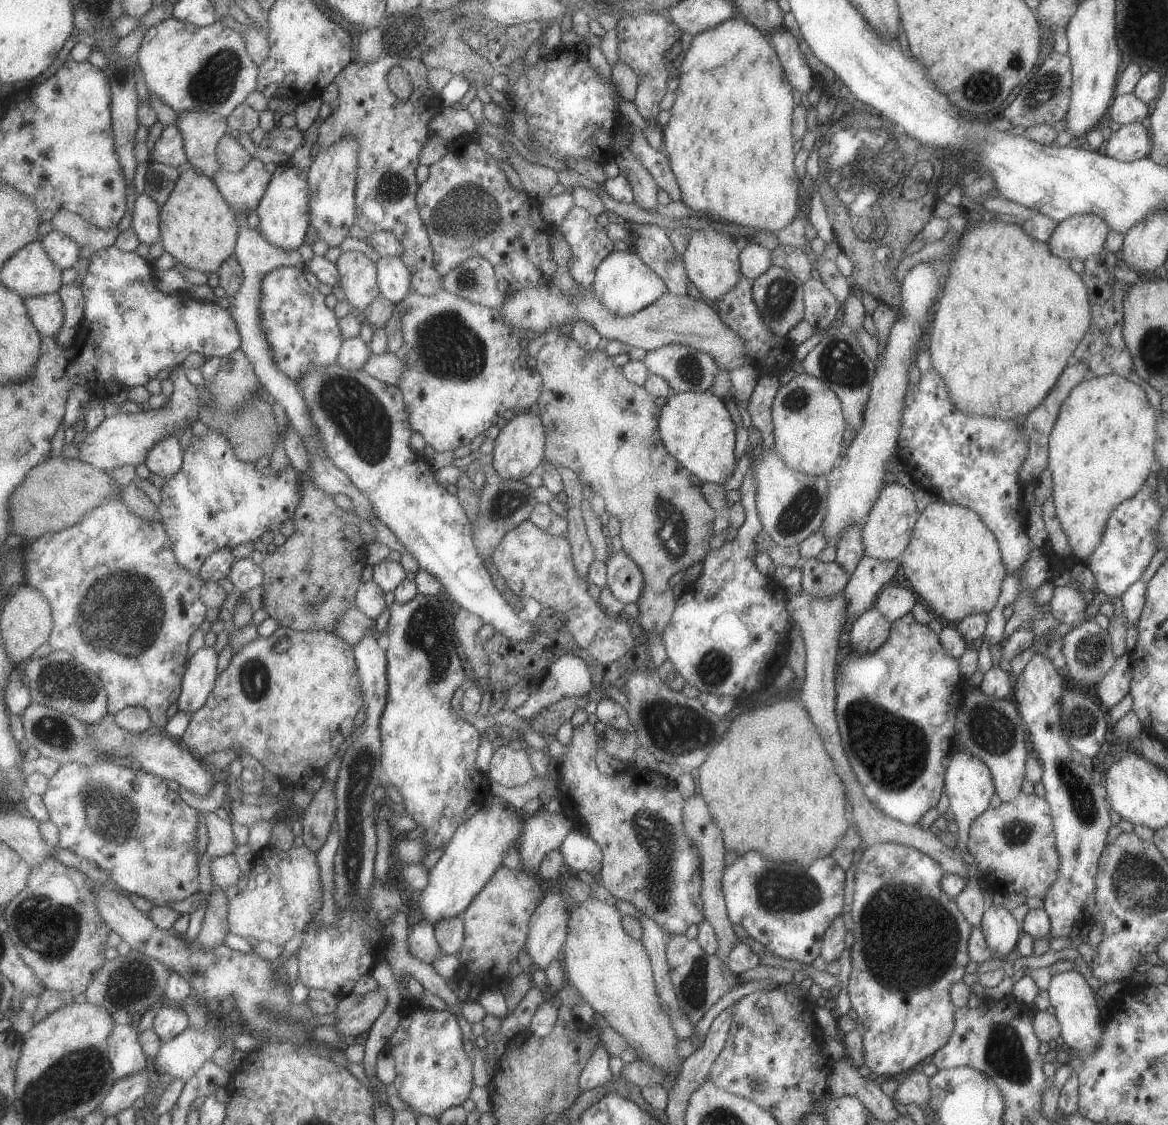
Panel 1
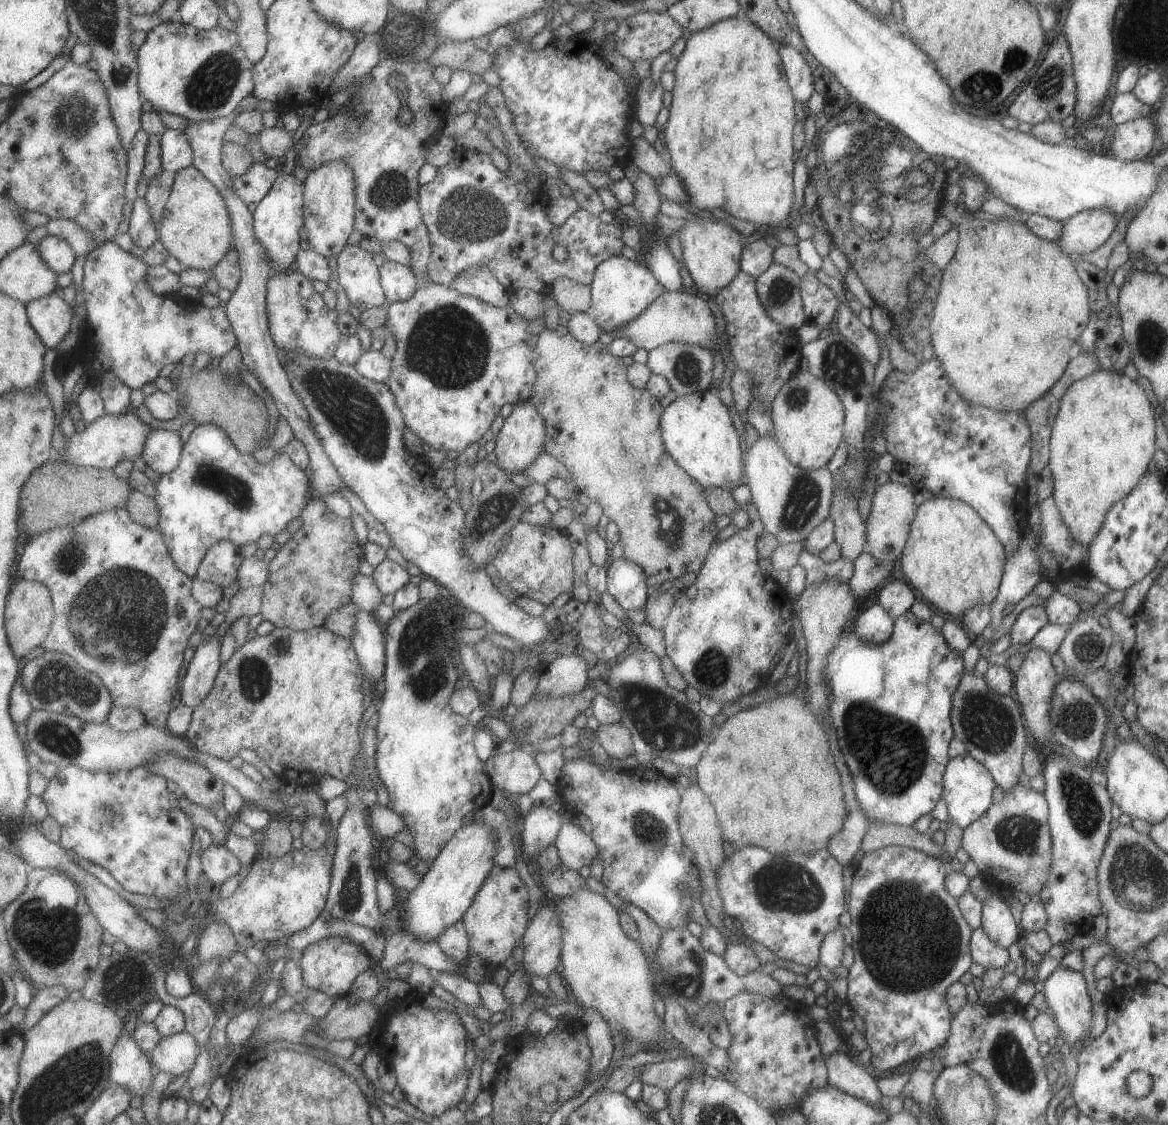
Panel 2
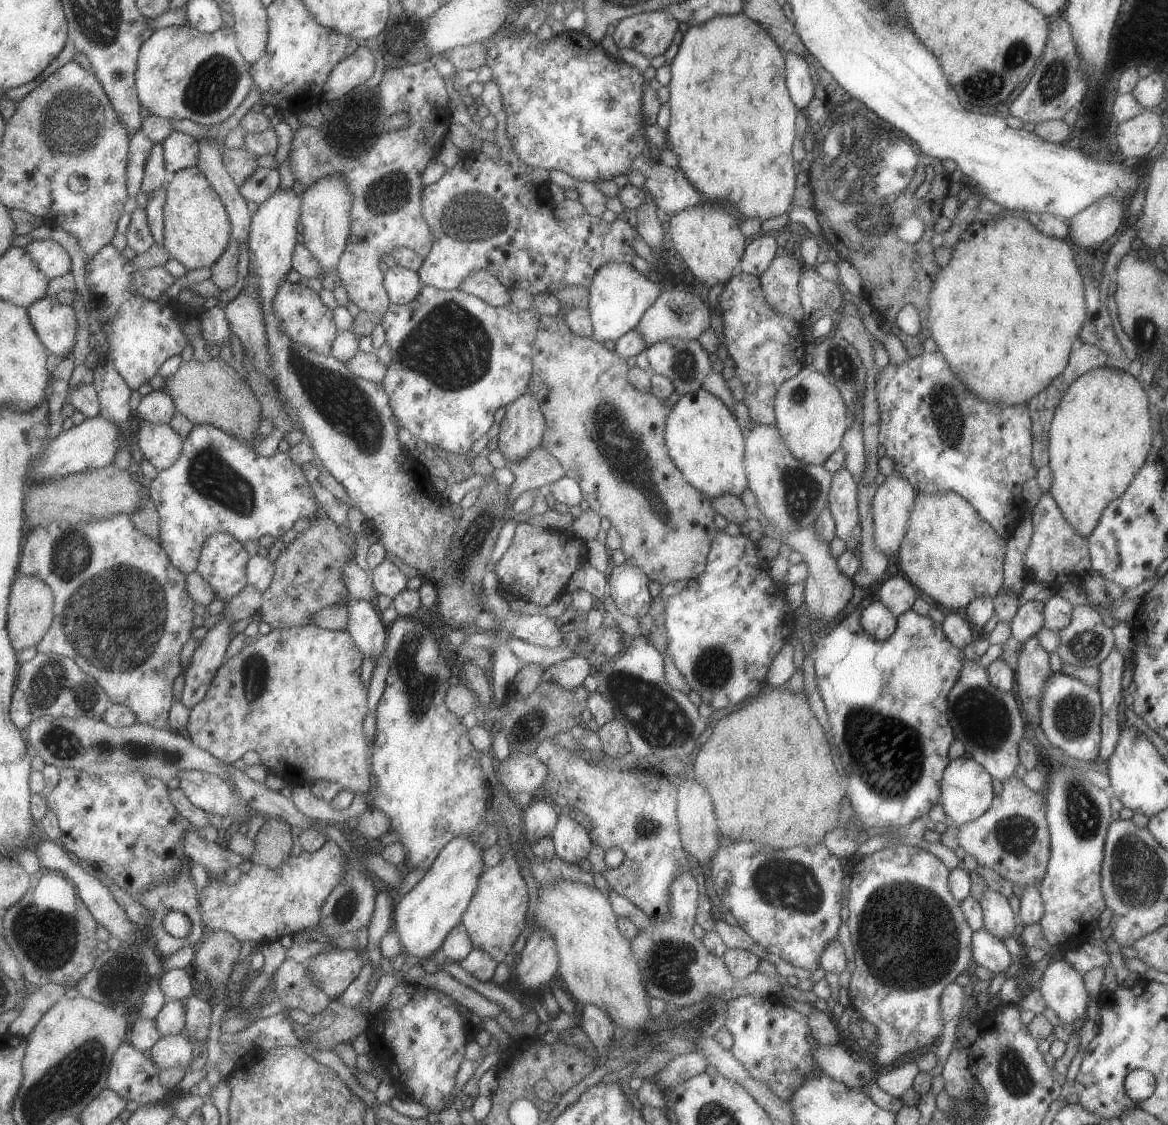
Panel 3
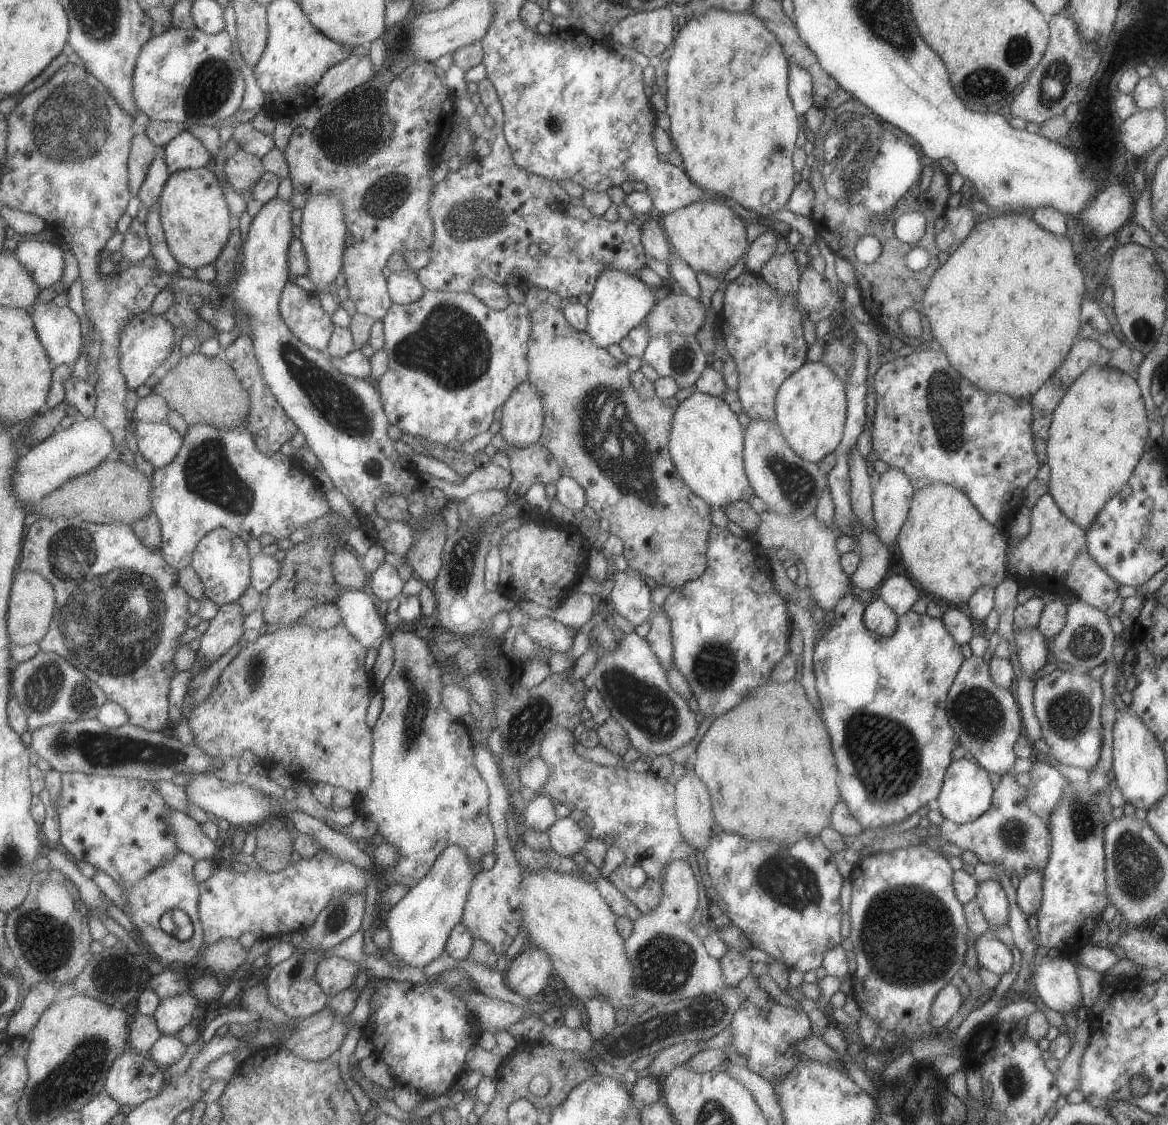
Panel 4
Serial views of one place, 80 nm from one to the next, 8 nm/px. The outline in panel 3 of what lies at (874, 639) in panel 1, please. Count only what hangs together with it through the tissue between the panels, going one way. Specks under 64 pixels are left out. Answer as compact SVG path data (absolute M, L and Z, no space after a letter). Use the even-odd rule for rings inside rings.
M879 601L861 609L858 621L863 631L880 641L889 638L896 627L896 617Z

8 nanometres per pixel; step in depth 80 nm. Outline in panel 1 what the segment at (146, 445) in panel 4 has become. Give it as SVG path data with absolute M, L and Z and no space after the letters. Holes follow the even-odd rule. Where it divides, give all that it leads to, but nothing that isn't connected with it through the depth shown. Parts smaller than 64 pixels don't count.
M171 435L150 450L145 464L154 474L170 479L183 468L185 453L179 436Z

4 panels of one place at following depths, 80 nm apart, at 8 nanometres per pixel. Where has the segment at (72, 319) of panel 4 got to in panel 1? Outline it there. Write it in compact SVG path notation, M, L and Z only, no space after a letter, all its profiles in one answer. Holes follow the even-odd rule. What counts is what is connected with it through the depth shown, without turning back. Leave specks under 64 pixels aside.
M47 293L25 299L28 313L43 337L55 337L66 317L66 308L59 293Z

